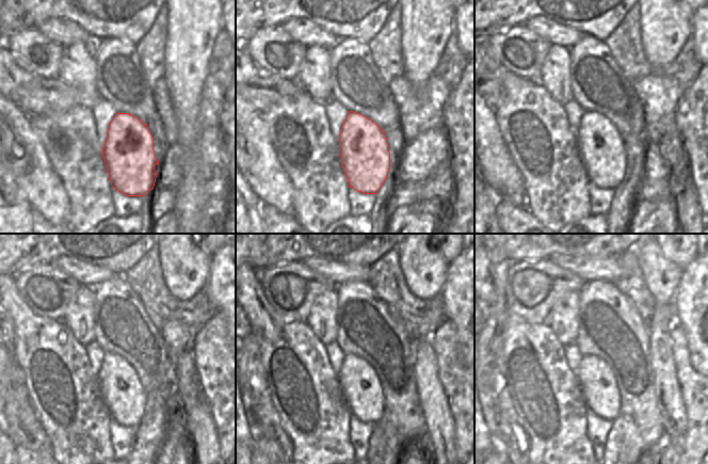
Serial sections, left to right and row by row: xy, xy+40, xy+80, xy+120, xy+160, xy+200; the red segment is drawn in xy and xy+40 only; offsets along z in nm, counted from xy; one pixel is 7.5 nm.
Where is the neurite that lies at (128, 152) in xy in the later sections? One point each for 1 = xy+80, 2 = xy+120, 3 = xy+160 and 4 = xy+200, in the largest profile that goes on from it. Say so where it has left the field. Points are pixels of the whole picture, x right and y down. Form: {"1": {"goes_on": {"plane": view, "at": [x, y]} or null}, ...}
{"1": {"goes_on": {"plane": "xy+80", "at": [601, 149]}}, "2": {"goes_on": {"plane": "xy+120", "at": [122, 390]}}, "3": {"goes_on": {"plane": "xy+160", "at": [359, 384]}}, "4": {"goes_on": {"plane": "xy+200", "at": [597, 383]}}}

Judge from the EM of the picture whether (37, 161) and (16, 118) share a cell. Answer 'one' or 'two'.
one

